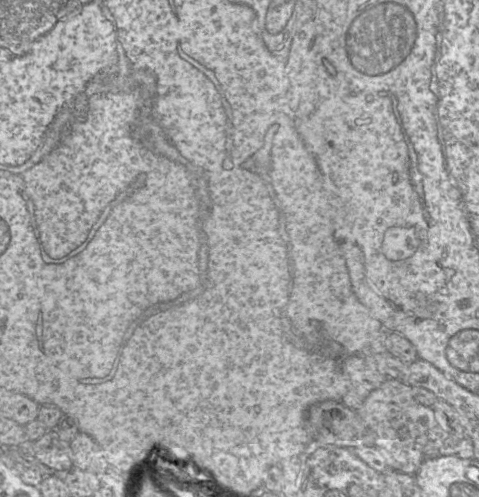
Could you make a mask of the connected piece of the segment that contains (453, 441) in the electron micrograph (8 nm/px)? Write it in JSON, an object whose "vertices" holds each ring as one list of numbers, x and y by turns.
{"vertices":[[387,379,369,394,356,413,375,434,374,446,381,451,389,467,395,471,415,475,424,461,457,454,457,443,460,439,448,434,437,422,433,409,418,403,413,396,413,387,401,380]]}

